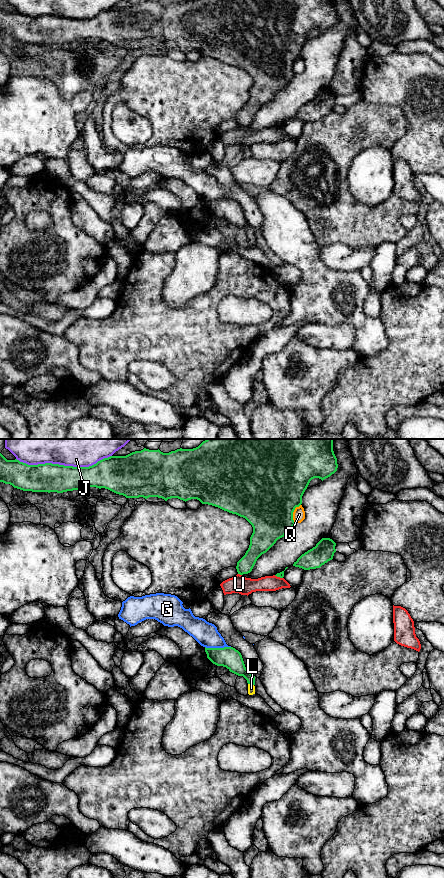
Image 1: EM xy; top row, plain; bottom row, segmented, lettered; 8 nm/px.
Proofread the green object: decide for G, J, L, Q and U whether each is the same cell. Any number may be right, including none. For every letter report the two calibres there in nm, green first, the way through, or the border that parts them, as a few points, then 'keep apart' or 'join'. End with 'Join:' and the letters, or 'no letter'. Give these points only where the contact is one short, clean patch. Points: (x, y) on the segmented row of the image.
G: 170/190 nm | keep apart
J: 240/440 nm | keep apart
L: 160/60 nm | across xy (232, 659), (250, 678), (251, 683), (251, 688) | join
Q: 500/100 nm | keep apart
U: 130/140 nm | keep apart
Join: L

